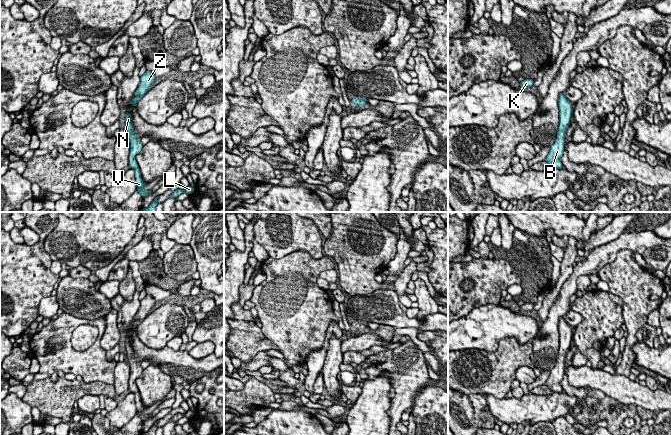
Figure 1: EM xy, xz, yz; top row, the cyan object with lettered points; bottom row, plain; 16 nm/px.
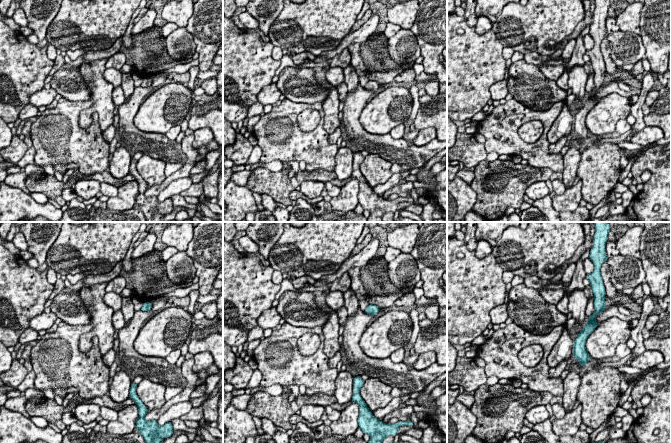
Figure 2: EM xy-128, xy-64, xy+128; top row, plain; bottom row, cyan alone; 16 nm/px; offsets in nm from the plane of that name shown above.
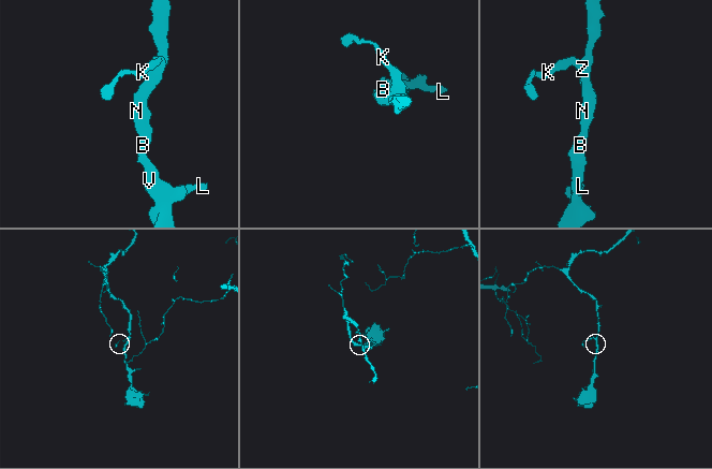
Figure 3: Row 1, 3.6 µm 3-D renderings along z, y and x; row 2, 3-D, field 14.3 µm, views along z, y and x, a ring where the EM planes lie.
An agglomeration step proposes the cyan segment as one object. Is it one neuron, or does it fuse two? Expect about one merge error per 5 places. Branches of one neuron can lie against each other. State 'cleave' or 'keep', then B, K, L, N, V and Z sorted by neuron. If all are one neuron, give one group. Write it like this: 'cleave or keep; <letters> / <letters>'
keep; B K L N V Z

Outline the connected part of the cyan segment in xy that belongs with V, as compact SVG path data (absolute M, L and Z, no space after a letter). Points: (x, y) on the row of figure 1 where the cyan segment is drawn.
M126 112L125 120L125 130L129 136L130 141L129 166L135 171L138 193L144 198L153 193L151 190L142 189L147 184L142 180L140 168L135 160L135 156L142 150L143 144L140 141L141 138L138 137L134 132L134 125L132 123L131 114L129 112Z

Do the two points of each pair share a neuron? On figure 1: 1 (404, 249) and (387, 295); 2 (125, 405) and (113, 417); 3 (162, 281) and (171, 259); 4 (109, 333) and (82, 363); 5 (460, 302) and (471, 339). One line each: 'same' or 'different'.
1: same
2: same
3: different
4: different
5: different

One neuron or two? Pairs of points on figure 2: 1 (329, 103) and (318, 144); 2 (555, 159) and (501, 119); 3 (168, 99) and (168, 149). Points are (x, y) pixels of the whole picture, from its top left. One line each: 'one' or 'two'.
1: two
2: one
3: two

